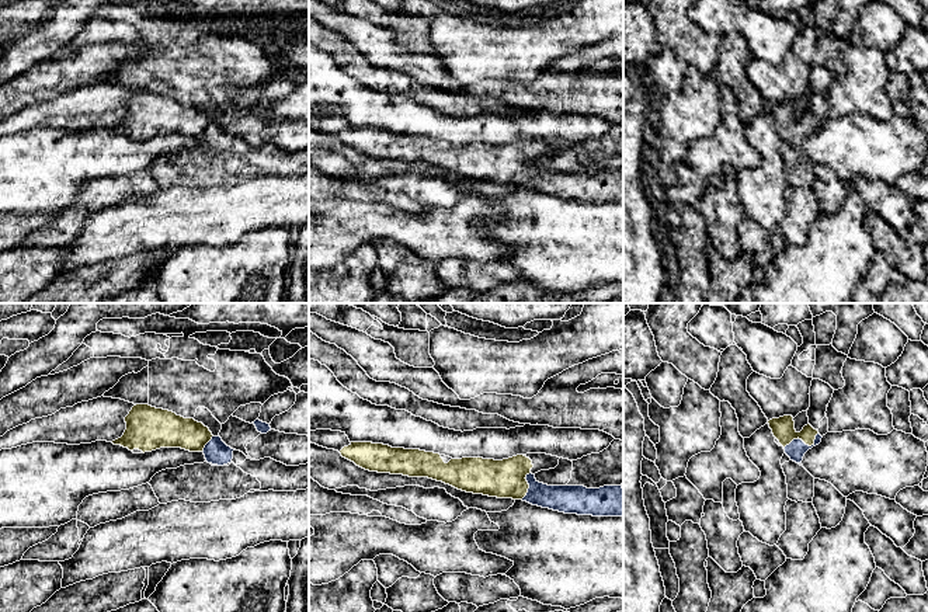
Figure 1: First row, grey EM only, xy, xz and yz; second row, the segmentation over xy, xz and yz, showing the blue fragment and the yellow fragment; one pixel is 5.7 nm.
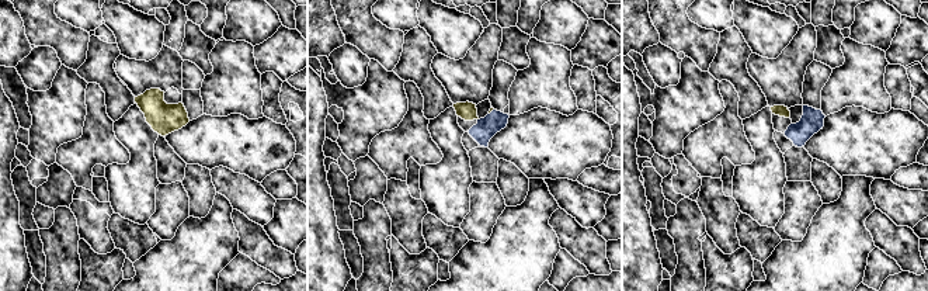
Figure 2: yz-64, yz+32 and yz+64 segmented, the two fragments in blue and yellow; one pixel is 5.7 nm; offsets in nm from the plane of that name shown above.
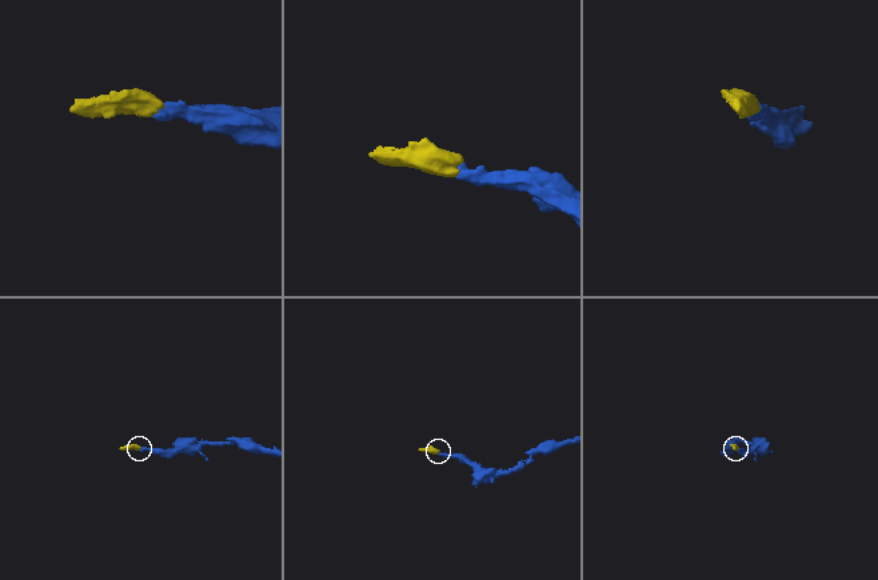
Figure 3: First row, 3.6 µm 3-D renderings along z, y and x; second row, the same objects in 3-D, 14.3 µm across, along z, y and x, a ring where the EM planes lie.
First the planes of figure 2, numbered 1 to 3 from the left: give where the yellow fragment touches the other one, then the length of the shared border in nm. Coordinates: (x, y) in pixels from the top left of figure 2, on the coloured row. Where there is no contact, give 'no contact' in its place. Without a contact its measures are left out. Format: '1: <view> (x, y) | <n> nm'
1: no contact
2: yz+32 (492, 111) | 50 nm
3: no contact

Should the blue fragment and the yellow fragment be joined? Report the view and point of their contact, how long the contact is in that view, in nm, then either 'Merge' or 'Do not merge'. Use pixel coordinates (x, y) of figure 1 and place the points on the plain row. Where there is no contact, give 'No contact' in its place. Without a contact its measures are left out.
Touches blue at yz (803, 128). Shared border 220 nm. Merge

